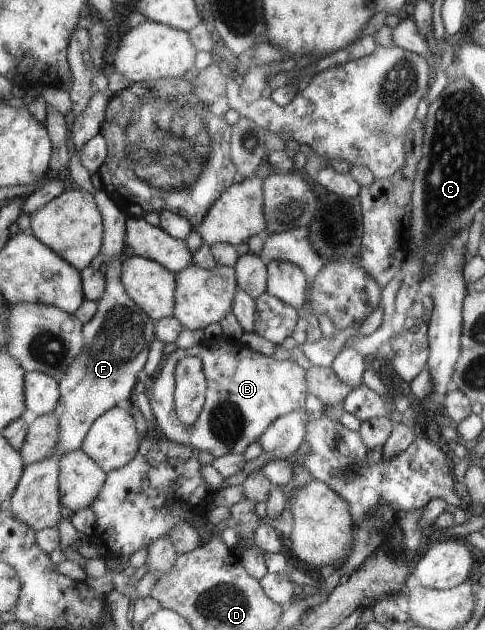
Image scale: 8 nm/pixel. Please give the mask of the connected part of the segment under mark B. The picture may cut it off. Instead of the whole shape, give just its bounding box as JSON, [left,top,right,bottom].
[147,338,307,458]

